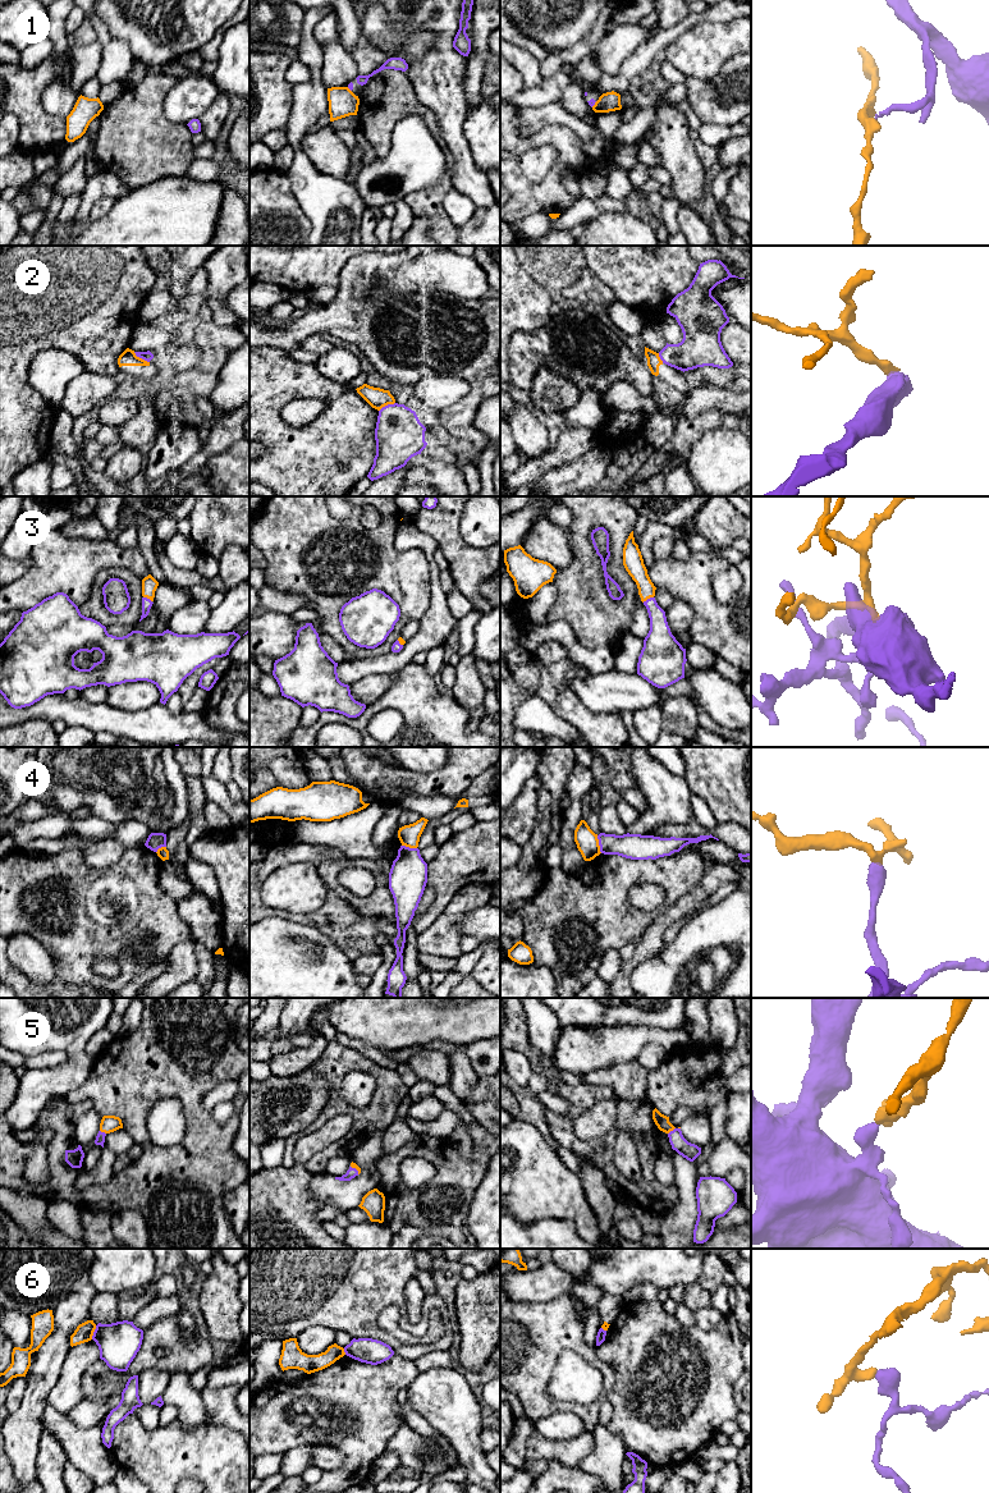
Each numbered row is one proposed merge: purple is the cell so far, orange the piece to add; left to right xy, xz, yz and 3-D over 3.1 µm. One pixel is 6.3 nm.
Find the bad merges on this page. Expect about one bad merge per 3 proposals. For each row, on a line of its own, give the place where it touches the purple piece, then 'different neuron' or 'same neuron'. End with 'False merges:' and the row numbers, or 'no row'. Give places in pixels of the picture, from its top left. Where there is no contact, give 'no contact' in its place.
1: yz (594, 104) | different neuron
2: xy (141, 357) | different neuron
3: yz (648, 599) | same neuron
4: yz (599, 845) | different neuron
5: yz (671, 1131) | same neuron
6: xy (94, 1332) | different neuron
False merges: 1, 2, 4, 6

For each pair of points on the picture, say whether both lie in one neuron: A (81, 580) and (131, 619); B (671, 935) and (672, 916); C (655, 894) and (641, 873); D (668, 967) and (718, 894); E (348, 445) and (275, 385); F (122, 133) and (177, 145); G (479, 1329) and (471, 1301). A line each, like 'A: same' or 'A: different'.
A: different
B: different
C: different
D: different
E: same
F: same
G: same

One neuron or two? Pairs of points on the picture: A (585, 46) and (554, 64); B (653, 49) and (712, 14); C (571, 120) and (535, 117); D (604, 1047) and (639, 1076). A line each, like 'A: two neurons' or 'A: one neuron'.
A: one neuron
B: one neuron
C: one neuron
D: two neurons

